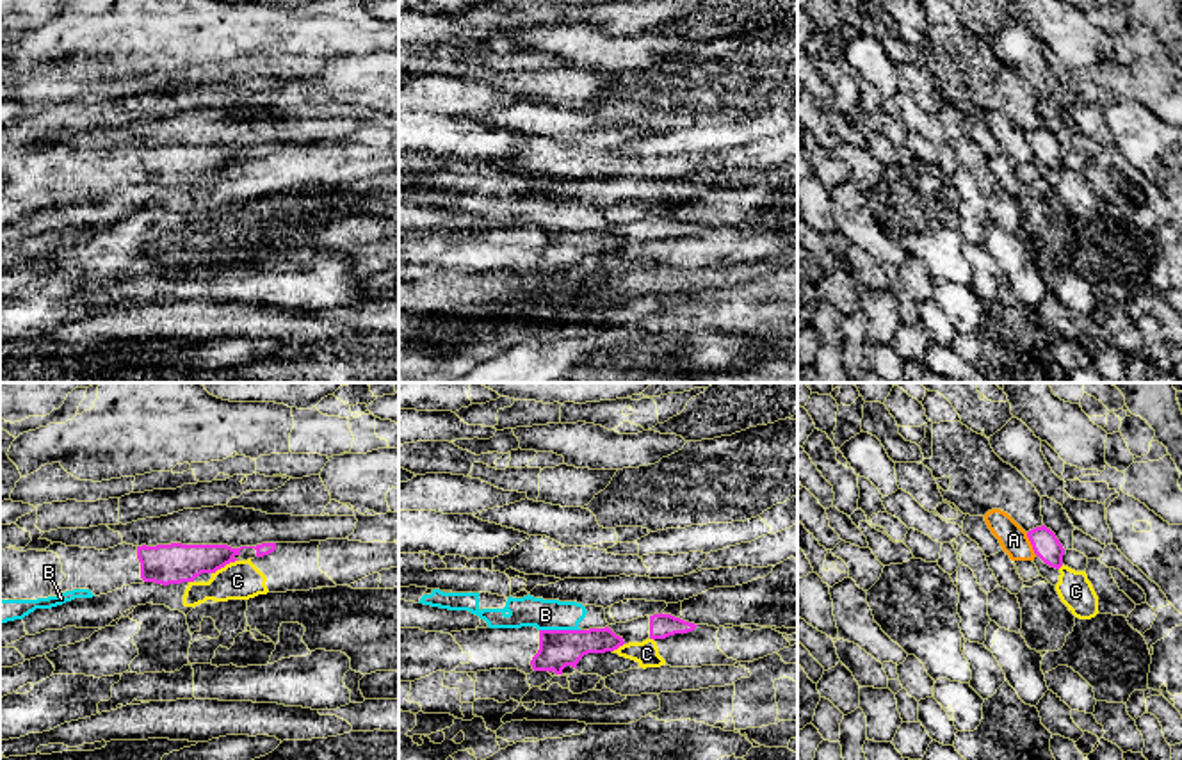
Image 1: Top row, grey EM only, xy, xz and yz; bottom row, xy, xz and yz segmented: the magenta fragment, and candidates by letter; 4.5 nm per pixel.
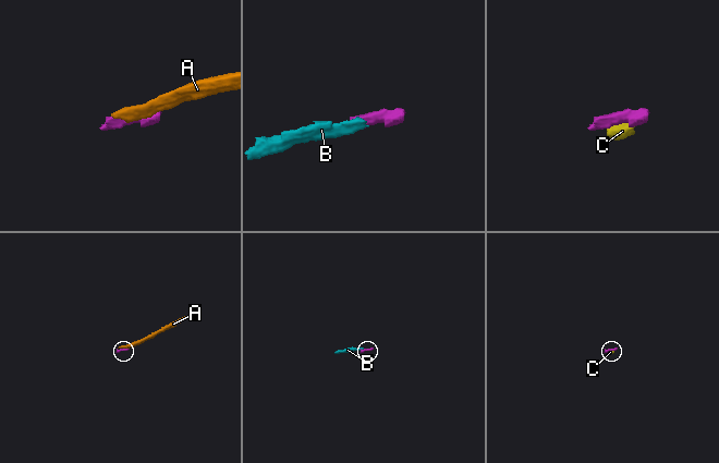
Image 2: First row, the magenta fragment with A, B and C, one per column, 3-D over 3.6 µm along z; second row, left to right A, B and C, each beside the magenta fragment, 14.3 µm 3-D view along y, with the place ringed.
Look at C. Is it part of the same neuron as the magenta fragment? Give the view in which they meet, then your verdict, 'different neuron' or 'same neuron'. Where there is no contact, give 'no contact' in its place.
xy | different neuron

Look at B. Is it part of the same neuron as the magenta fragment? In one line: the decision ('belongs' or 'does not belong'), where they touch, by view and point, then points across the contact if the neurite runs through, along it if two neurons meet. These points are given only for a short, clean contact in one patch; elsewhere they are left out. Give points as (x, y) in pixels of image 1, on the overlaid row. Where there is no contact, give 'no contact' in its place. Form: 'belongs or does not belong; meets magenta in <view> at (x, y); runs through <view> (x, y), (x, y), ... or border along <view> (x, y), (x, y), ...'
does not belong; meets magenta in xz at (559, 630); border along xz (540, 629), (579, 630)

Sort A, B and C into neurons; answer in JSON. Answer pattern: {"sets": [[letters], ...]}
{"sets": [["A", "B"], ["C"]]}

